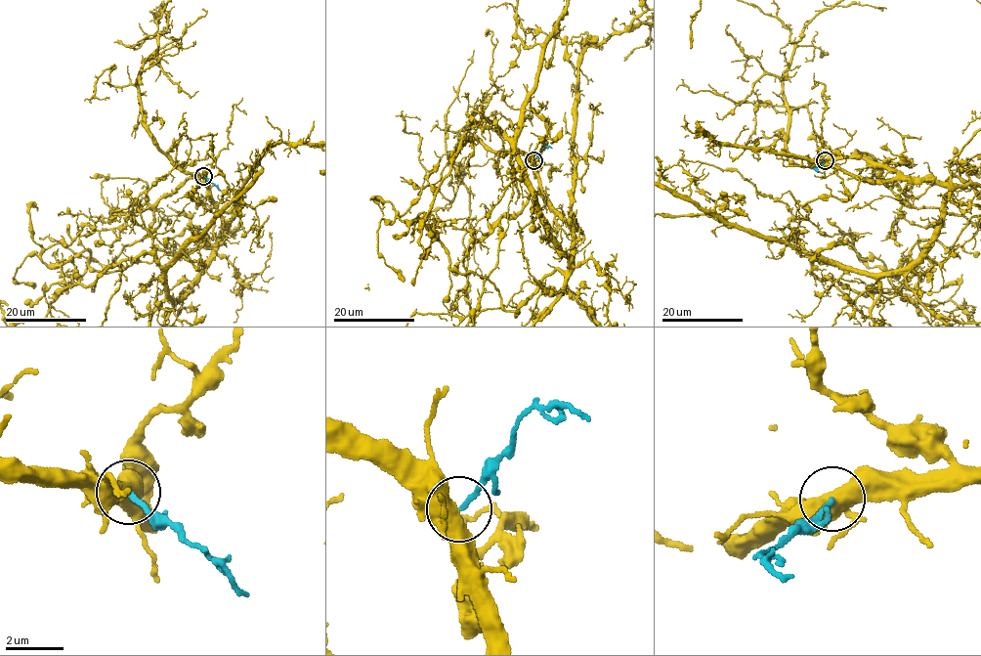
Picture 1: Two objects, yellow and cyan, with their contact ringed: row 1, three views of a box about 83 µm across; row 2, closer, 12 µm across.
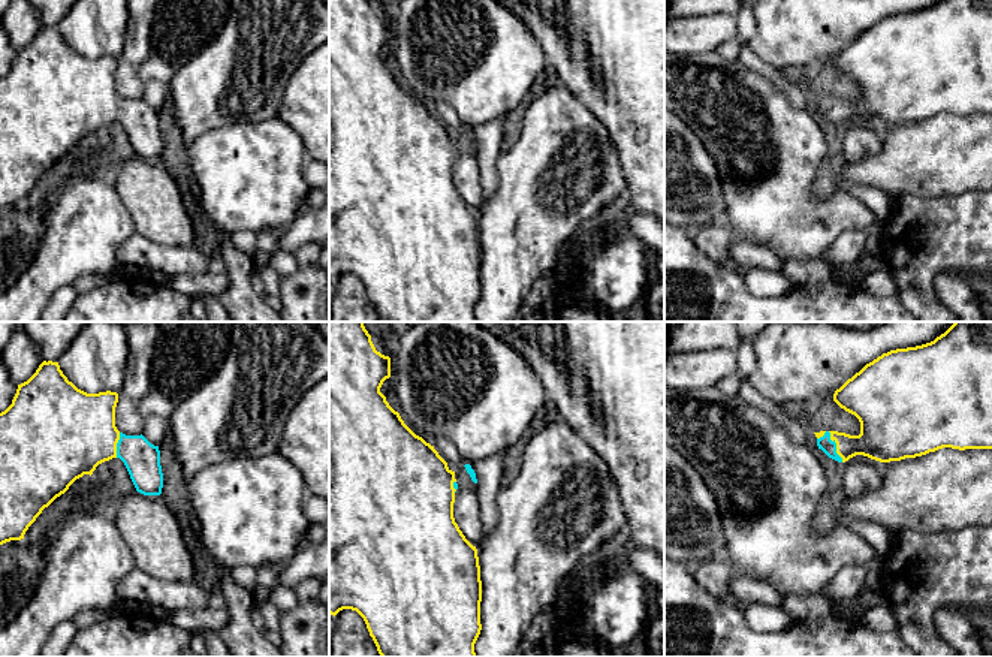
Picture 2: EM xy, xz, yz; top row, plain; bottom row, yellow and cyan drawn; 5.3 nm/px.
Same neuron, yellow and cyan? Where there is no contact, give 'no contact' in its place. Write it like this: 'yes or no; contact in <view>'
yes; contact in yz

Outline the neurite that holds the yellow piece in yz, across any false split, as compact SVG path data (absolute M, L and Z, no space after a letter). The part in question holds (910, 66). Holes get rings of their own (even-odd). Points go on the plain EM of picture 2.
M940 0L934 6L883 18L833 58L833 66L860 87L860 99L814 97L829 123L845 127L863 120L880 127L901 126L952 114L992 114L992 0Z

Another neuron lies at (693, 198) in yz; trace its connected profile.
M664 108L664 221L691 232L726 223L712 156L693 130Z

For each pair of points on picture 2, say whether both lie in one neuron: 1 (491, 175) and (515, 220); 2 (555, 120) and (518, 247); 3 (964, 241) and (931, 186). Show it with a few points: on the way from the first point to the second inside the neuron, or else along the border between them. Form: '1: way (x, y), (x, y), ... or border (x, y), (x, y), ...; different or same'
1: border (501, 153), (497, 162), (497, 190), (482, 204); different
2: way (552, 151), (543, 169), (542, 199), (531, 216); same
3: border (971, 189), (958, 195), (901, 196); different

